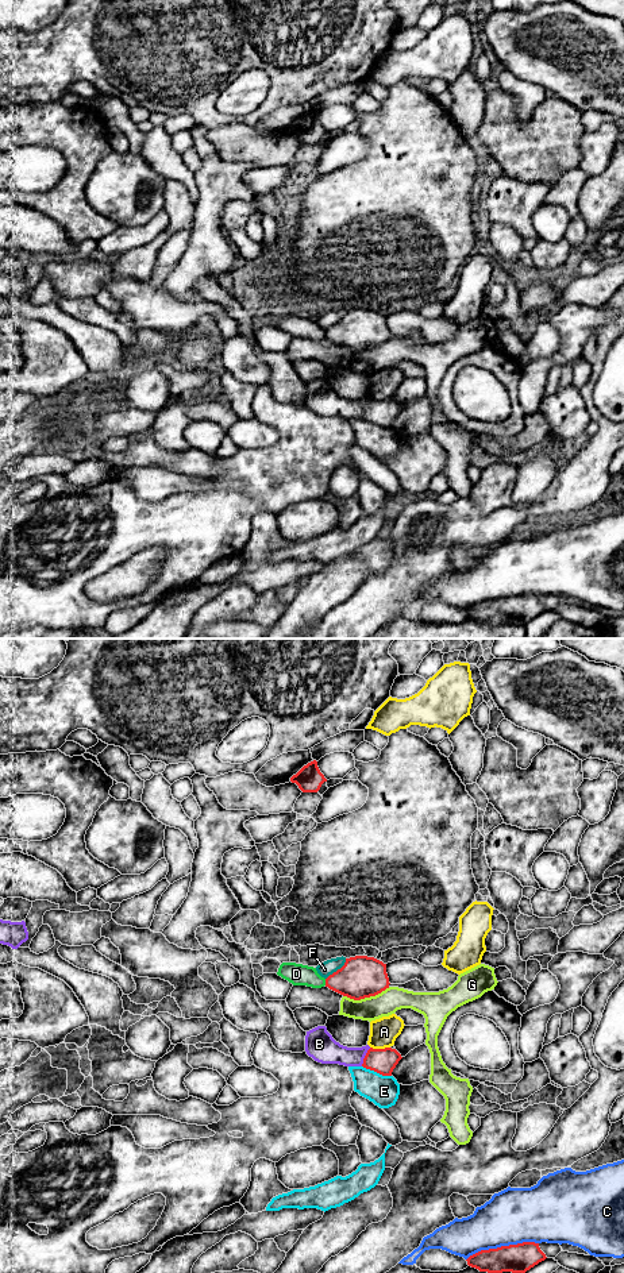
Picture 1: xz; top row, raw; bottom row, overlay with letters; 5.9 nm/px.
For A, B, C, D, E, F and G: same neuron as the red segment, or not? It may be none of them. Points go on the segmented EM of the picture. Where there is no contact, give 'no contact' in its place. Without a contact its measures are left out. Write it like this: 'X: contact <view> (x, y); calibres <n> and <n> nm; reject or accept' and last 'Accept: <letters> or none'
A: contact xz (380, 1049); calibres 150 and 160 nm; reject
B: contact xz (365, 1057); calibres 150 and 170 nm; reject
C: contact xz (501, 1246); calibres 180 and 340 nm; reject
D: contact xz (326, 982); calibres 260 and 130 nm; reject
E: contact xz (377, 1072); calibres 150 and 180 nm; reject
F: contact xz (338, 969); calibres 260 and 90 nm; reject
G: contact xz (366, 996); calibres 260 and 150 nm; reject
Accept: none

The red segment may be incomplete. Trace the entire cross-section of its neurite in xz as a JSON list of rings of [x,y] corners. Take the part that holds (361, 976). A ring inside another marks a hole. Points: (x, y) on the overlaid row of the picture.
[[[367,956],[346,958],[344,965],[326,979],[326,987],[354,1000],[375,996],[389,984],[386,964]]]

